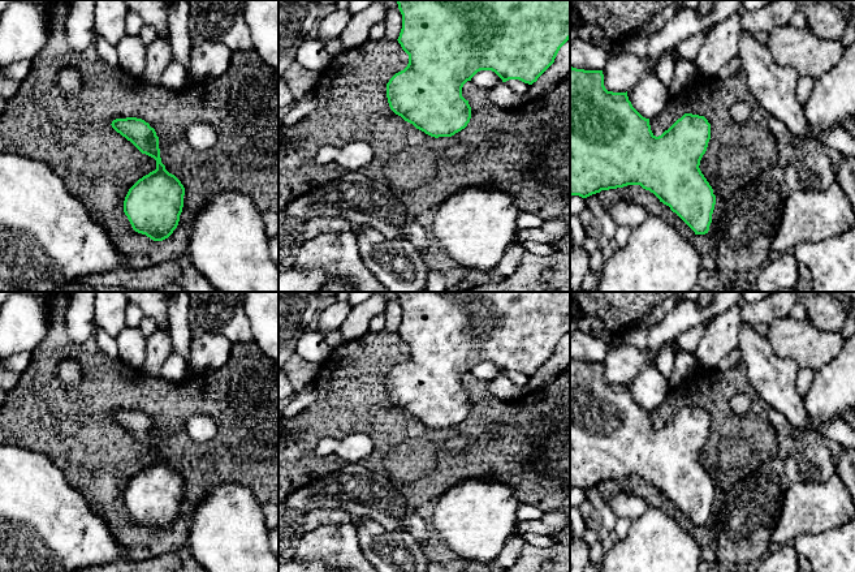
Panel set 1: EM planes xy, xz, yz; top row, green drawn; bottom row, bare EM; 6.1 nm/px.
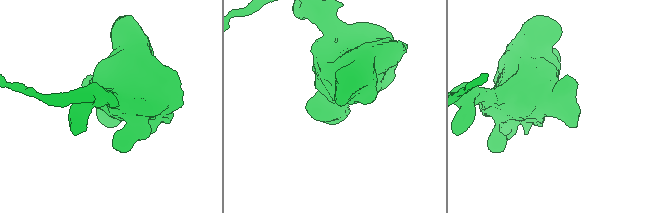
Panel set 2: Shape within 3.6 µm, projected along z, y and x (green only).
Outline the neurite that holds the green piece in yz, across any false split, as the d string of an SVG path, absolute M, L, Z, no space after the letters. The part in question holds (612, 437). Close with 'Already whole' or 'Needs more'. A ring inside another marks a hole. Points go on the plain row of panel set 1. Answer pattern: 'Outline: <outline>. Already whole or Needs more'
Outline: M570 358L570 487L587 490L601 482L640 477L669 498L695 526L705 526L716 487L699 457L709 431L711 416L692 405L685 405L656 429L649 410L632 399L627 383L605 380L603 362Z. Already whole

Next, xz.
Outline: M397 292L397 296L402 306L402 321L397 332L409 347L409 356L387 375L388 395L396 407L435 430L452 429L470 414L471 399L468 392L462 388L462 379L478 364L492 362L502 374L519 371L532 377L554 354L560 340L570 331L570 292Z. Already whole

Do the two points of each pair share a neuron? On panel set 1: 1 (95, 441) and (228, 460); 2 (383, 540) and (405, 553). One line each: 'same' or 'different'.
1: same
2: same

